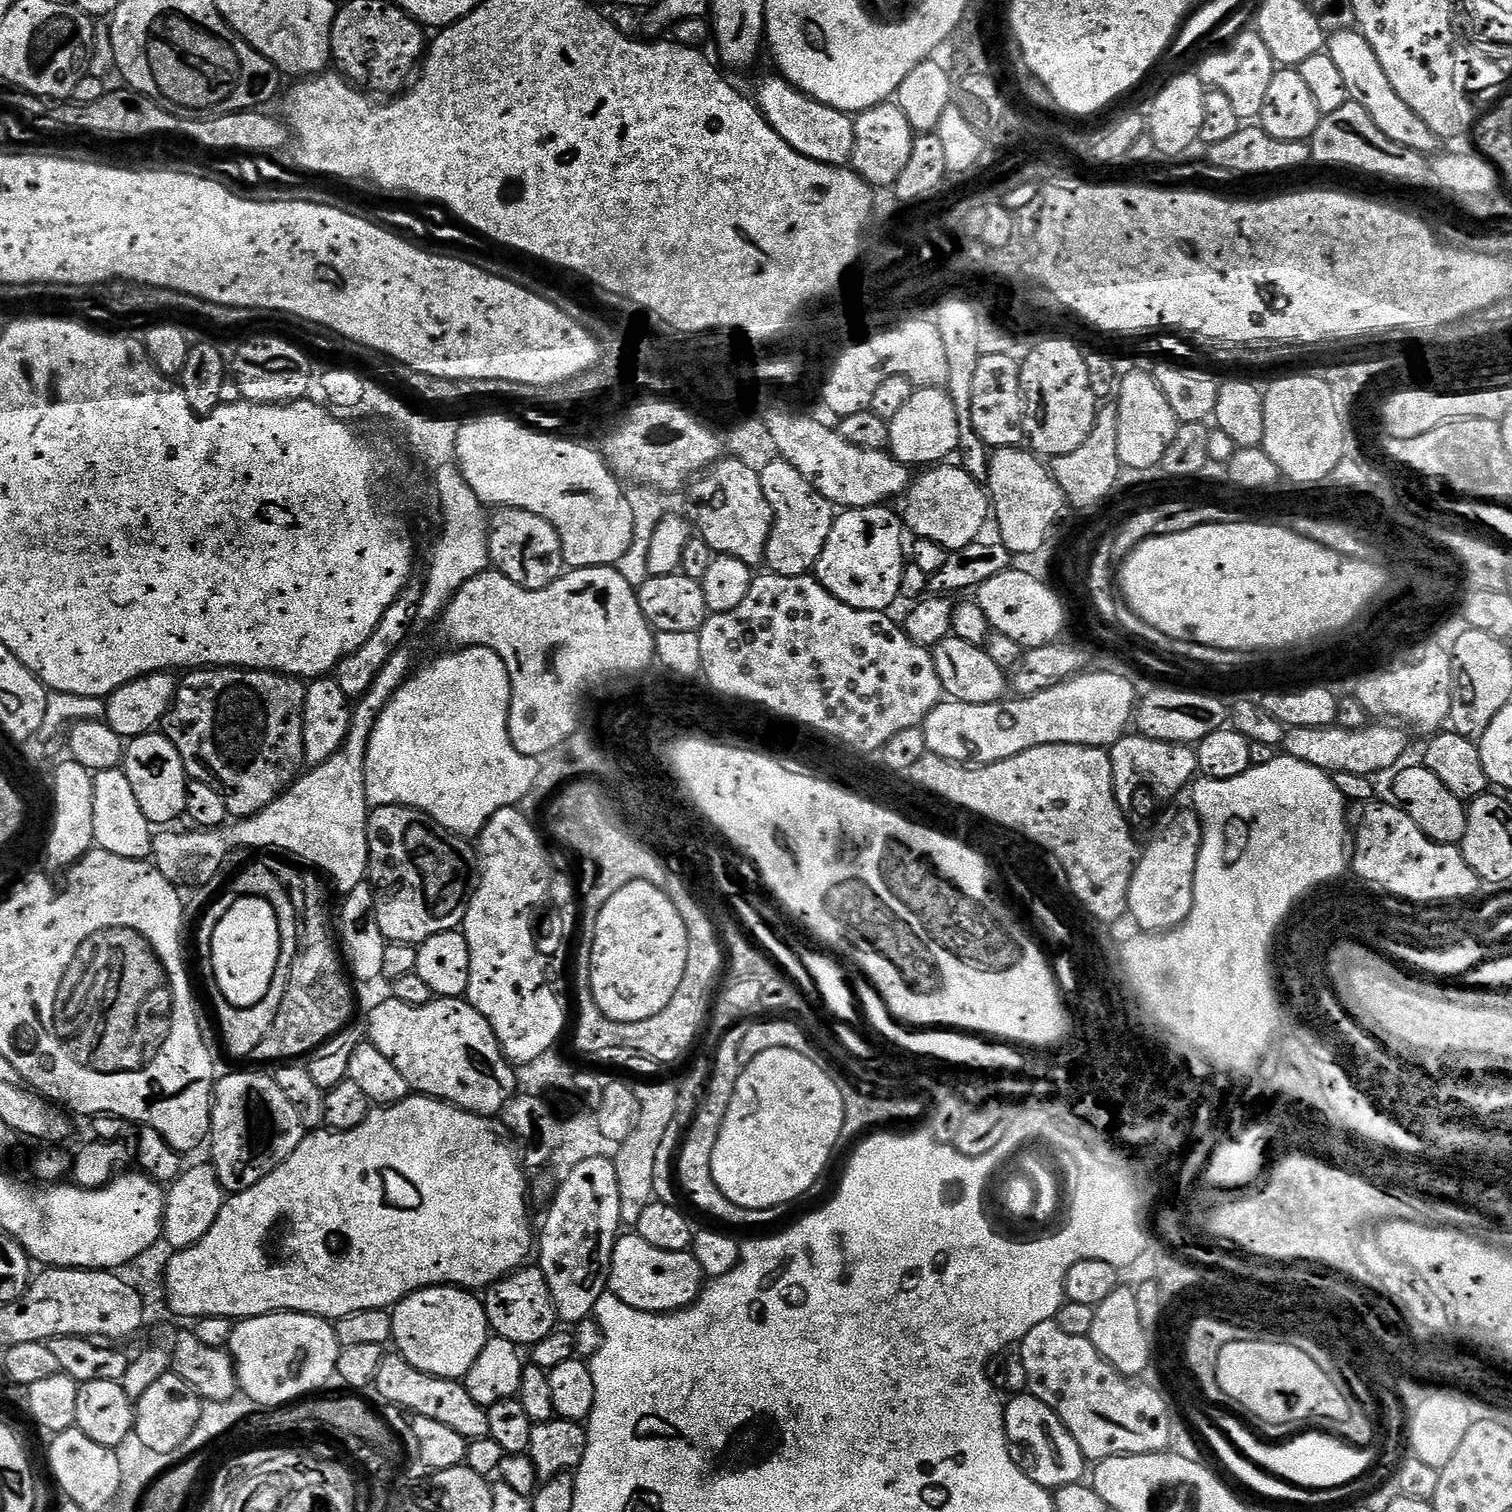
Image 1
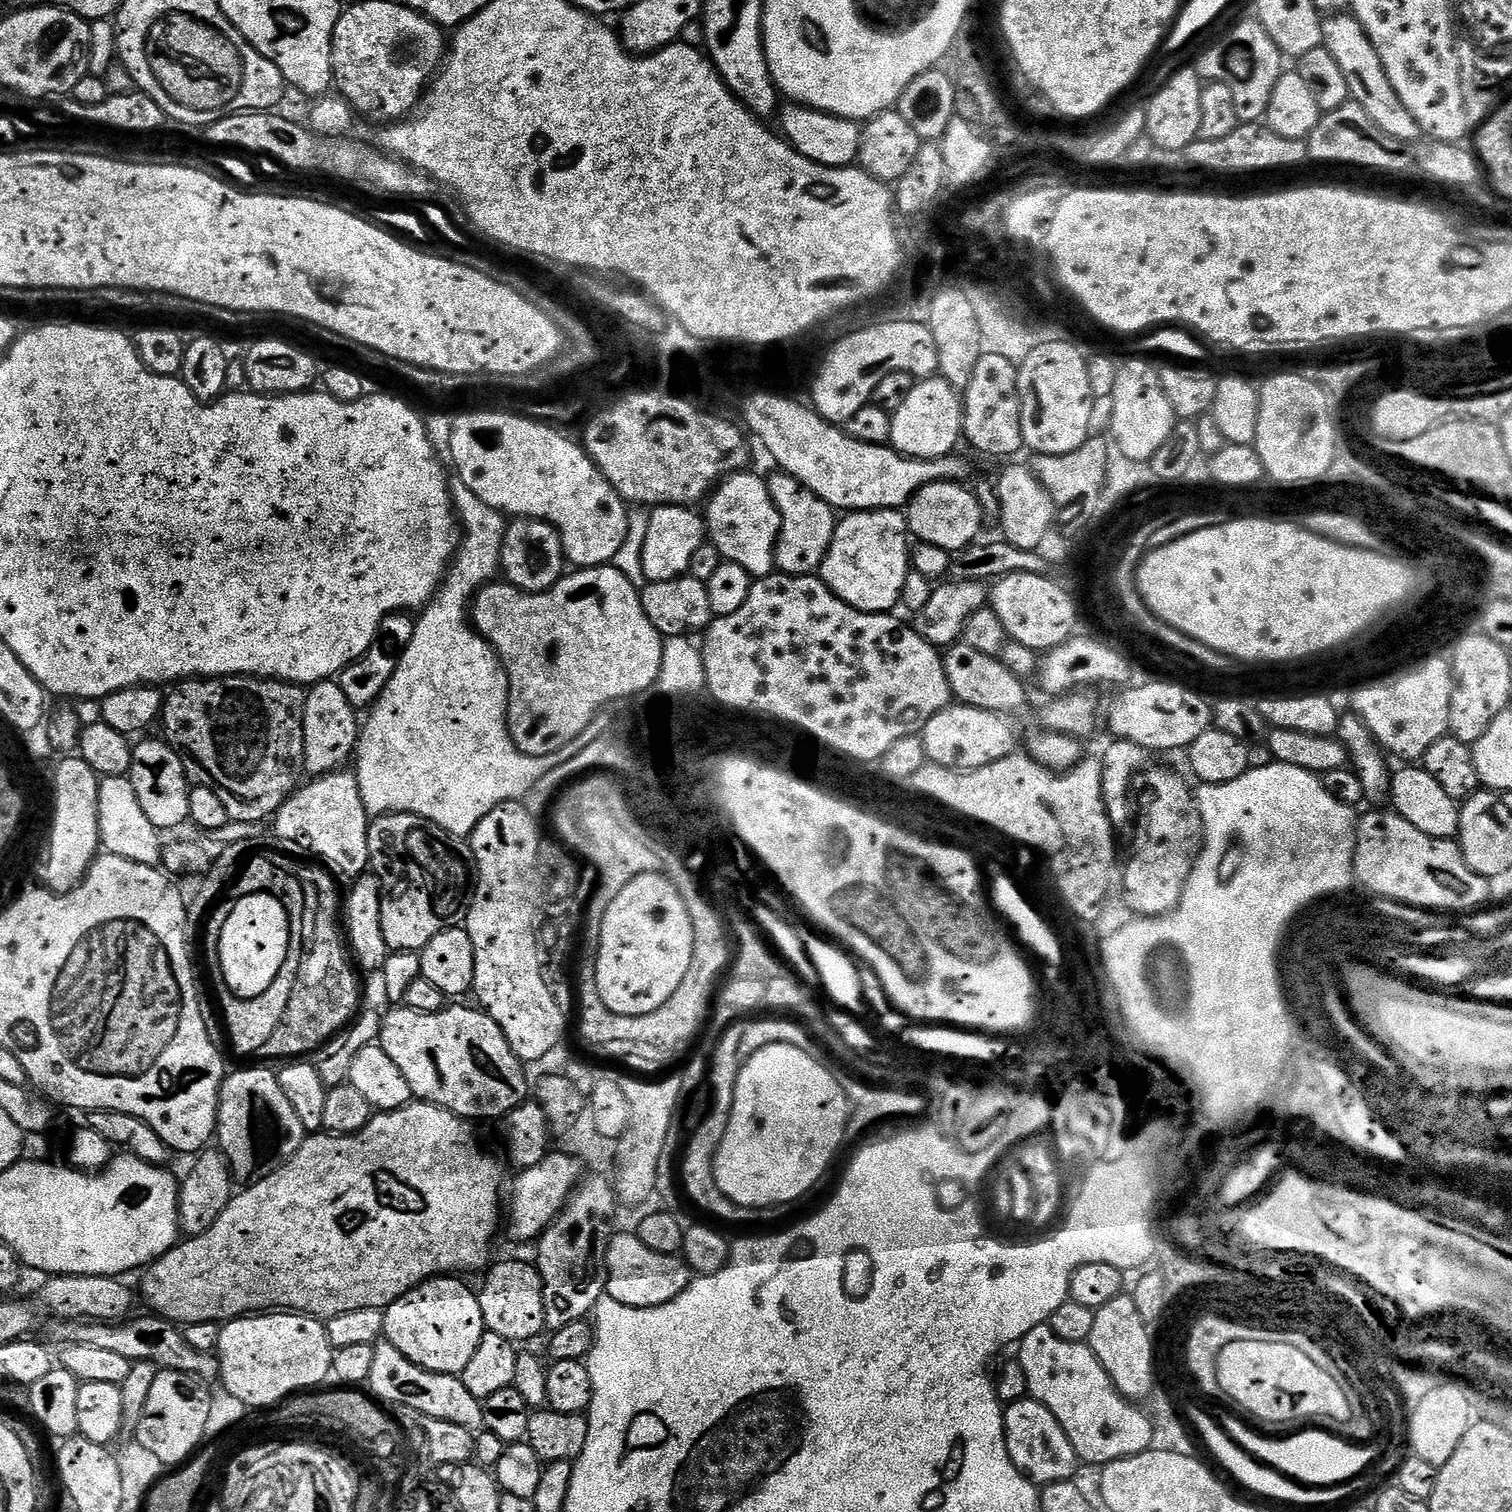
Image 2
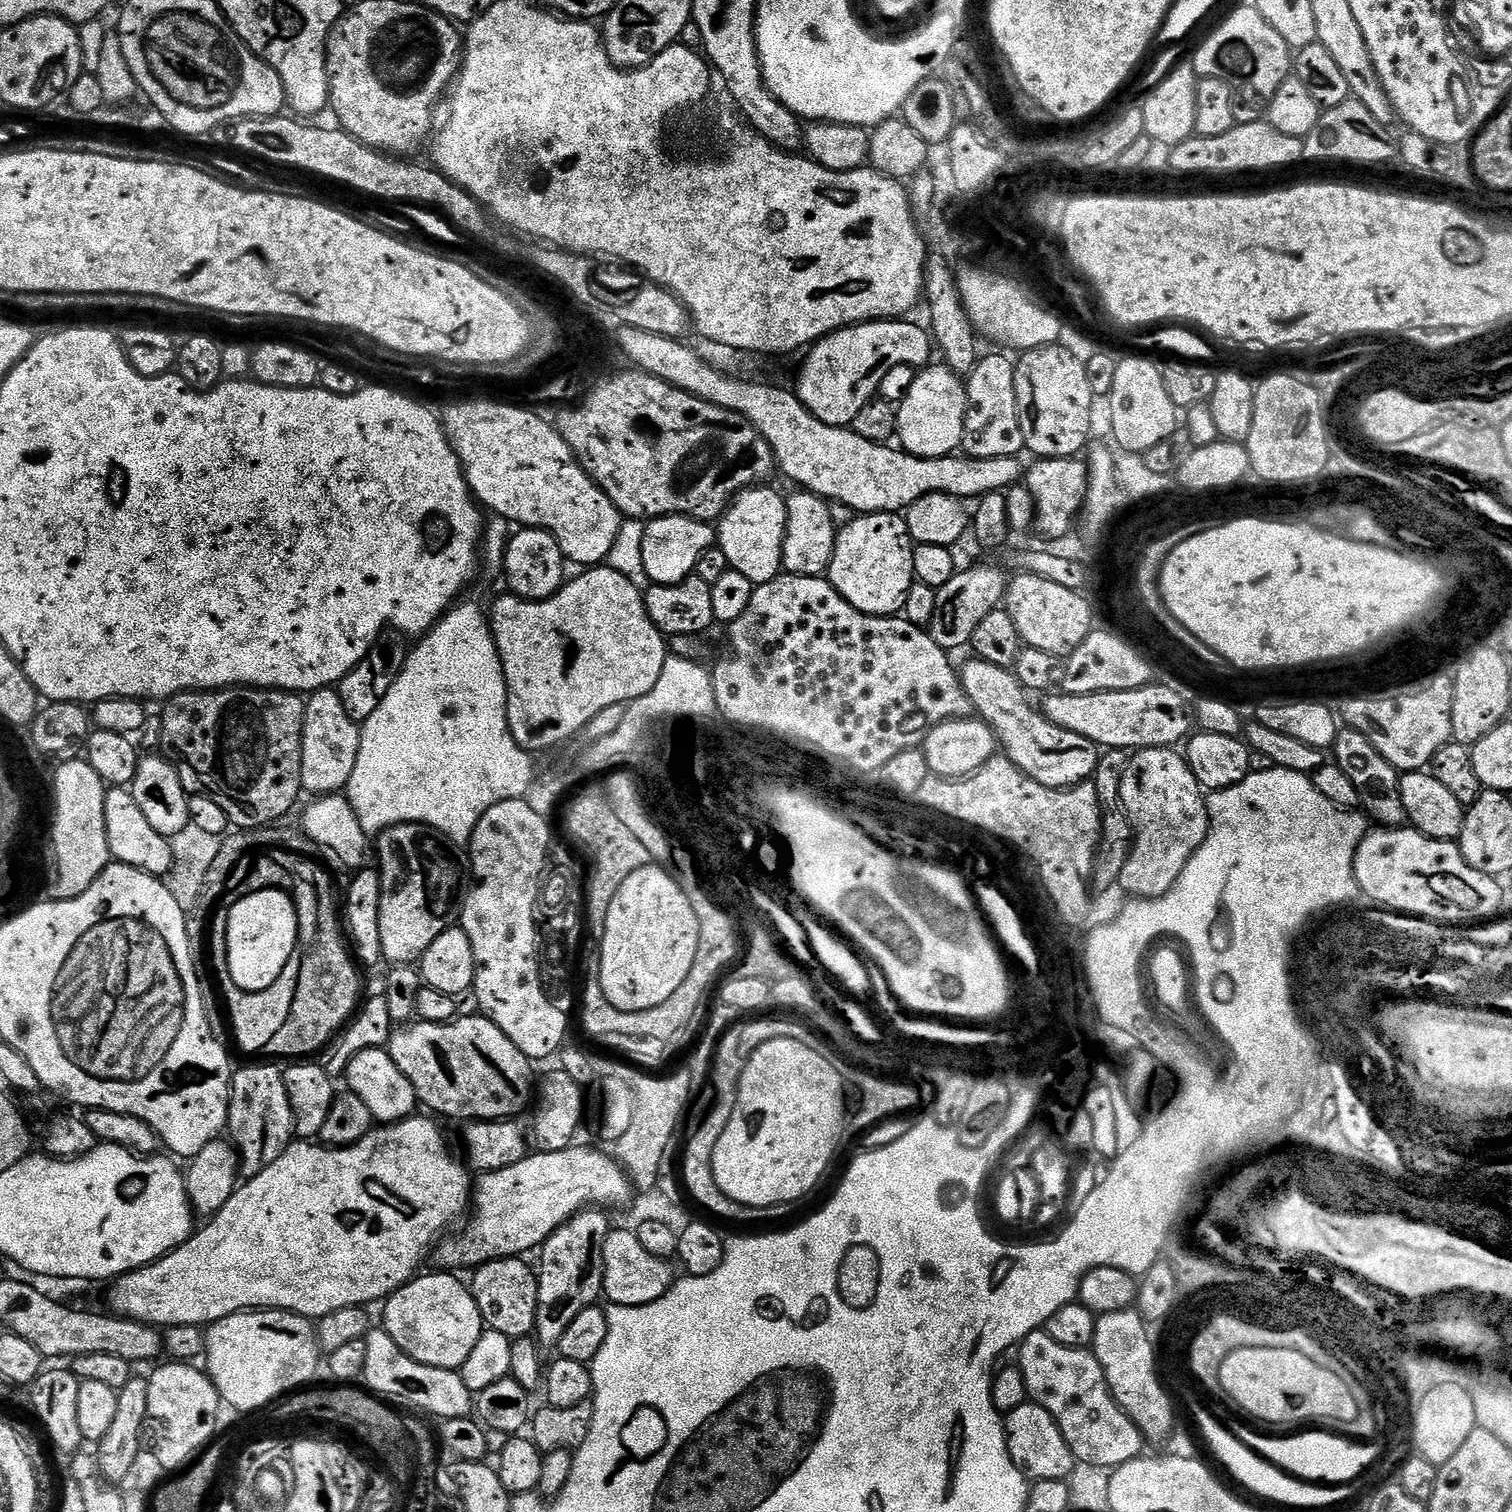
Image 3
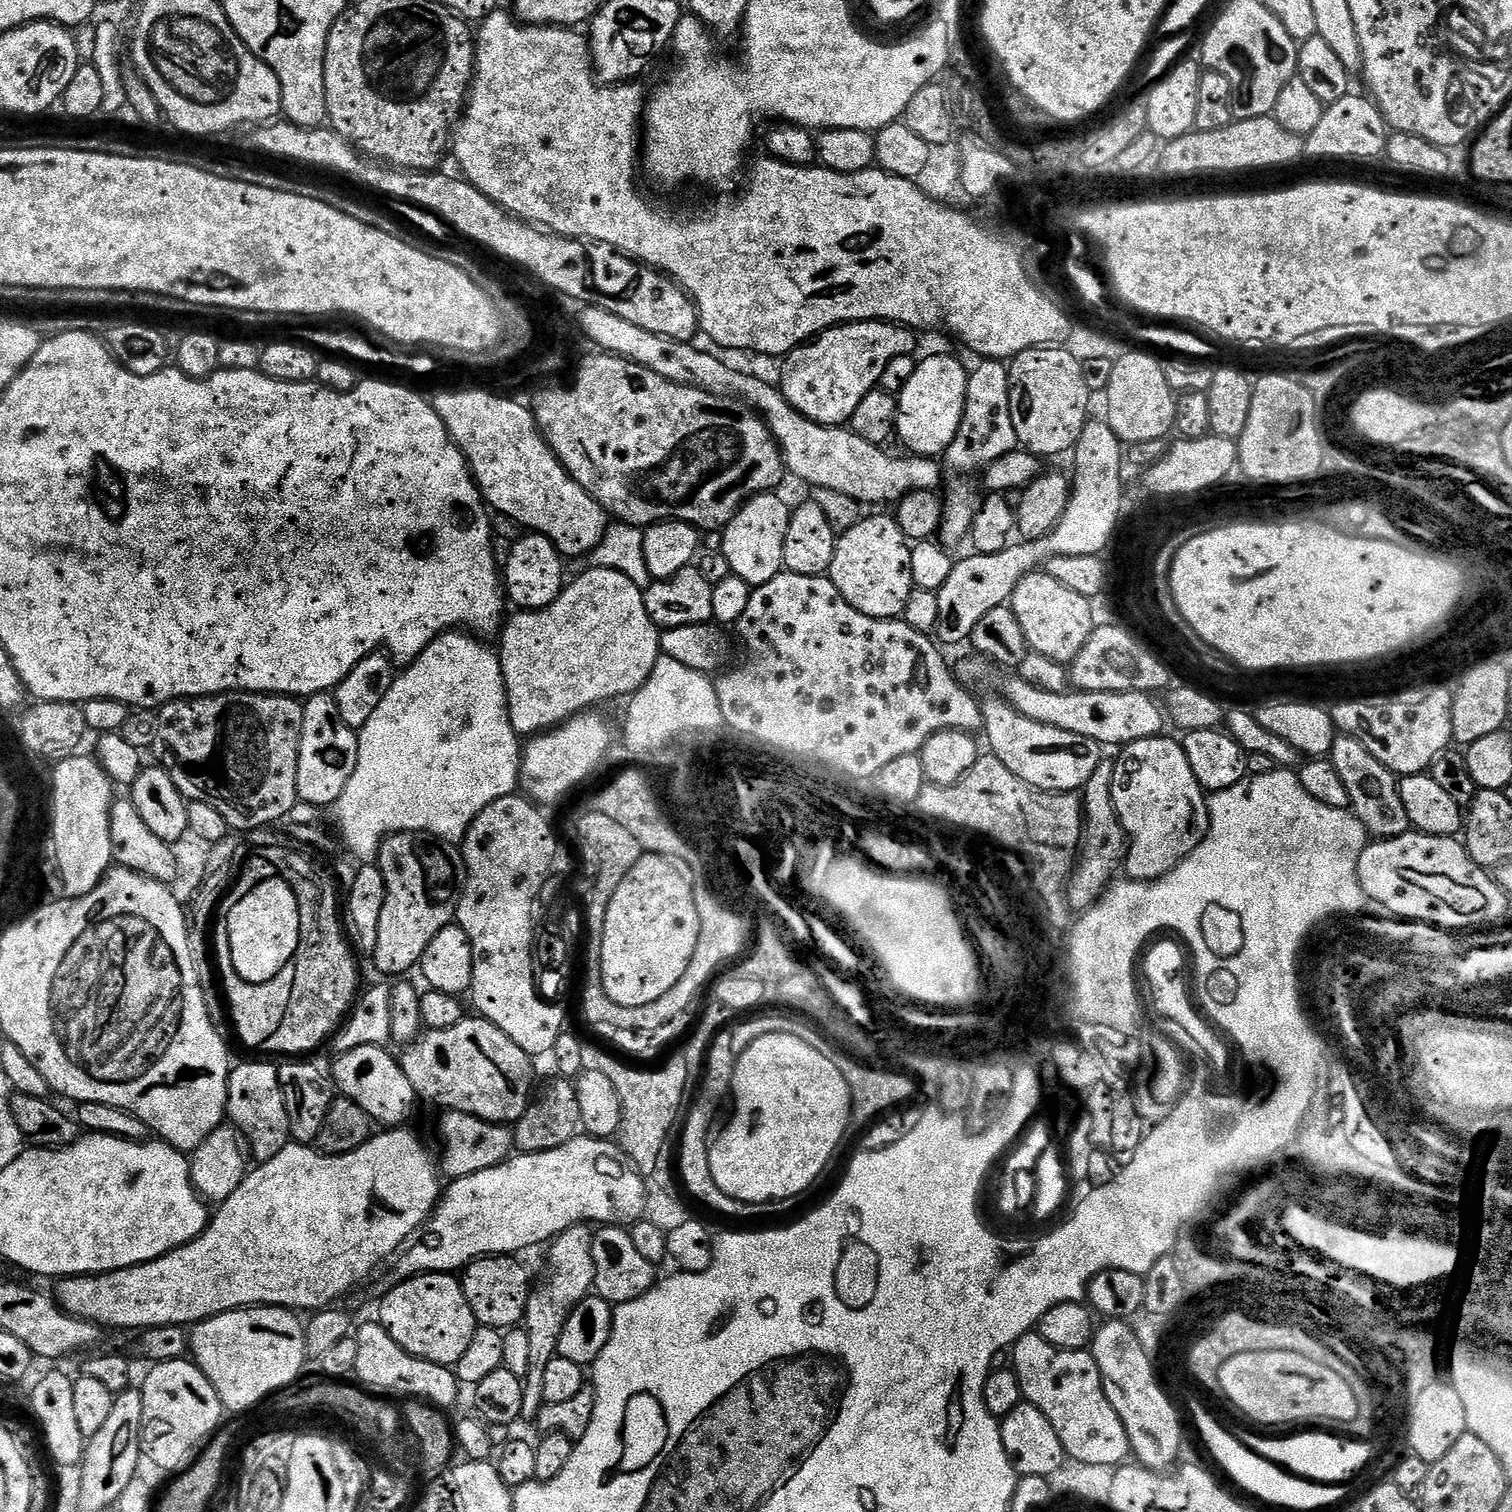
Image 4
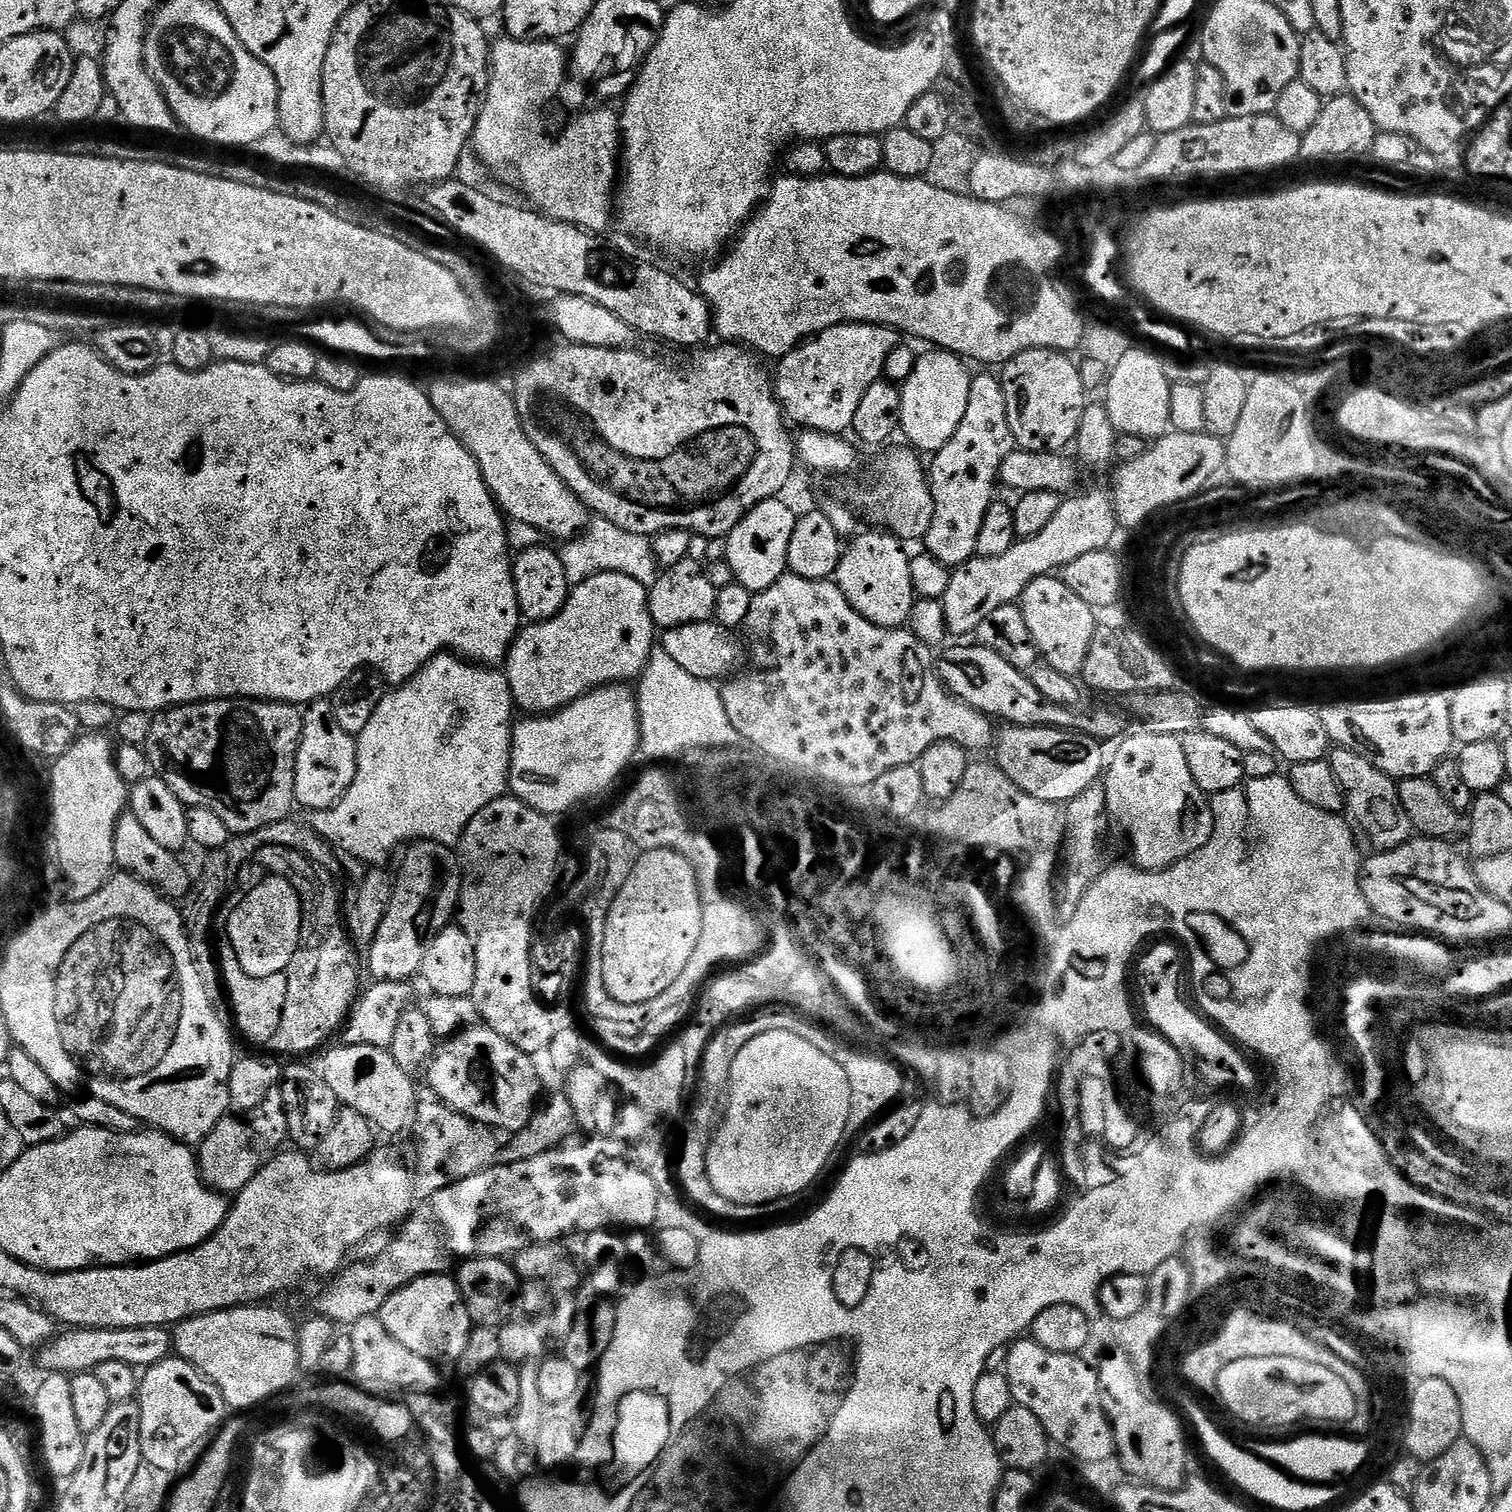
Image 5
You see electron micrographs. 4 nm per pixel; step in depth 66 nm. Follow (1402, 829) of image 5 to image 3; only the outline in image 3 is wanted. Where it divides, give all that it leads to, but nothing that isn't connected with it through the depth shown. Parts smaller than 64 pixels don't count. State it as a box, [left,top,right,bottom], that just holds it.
[1332,726,1407,827]

